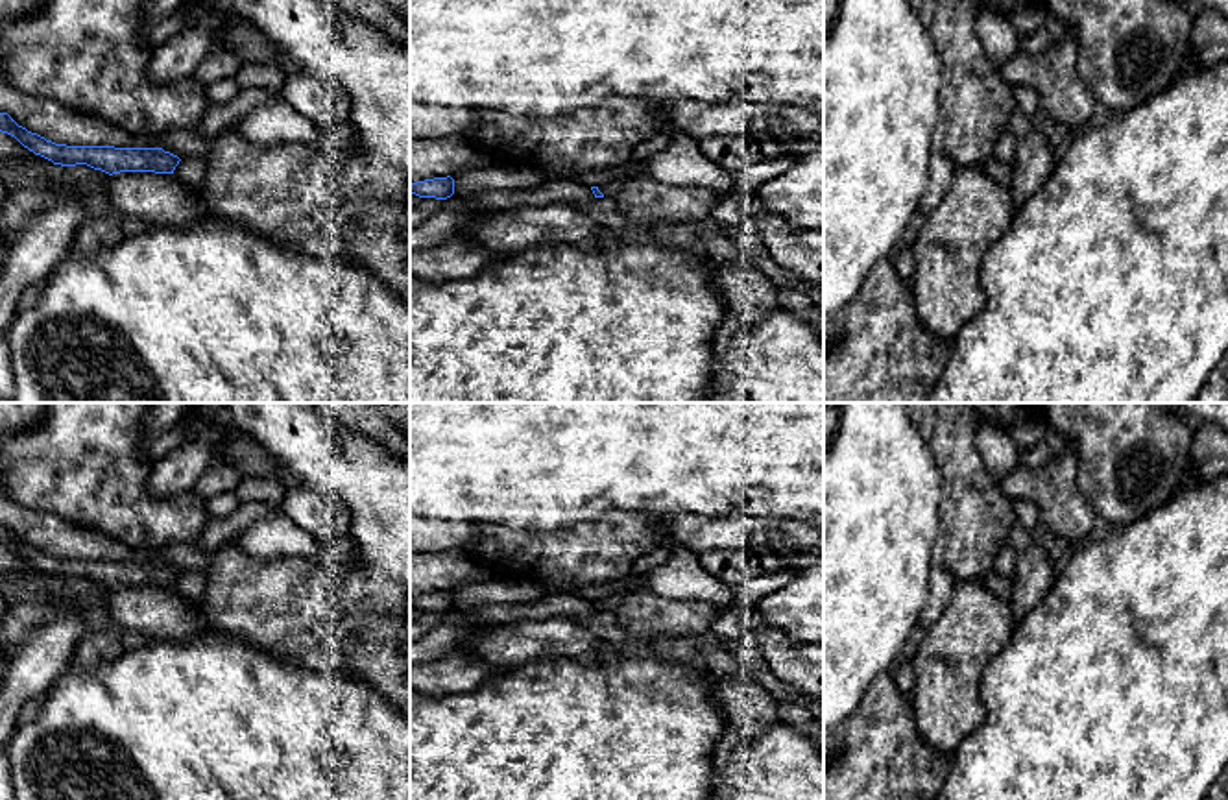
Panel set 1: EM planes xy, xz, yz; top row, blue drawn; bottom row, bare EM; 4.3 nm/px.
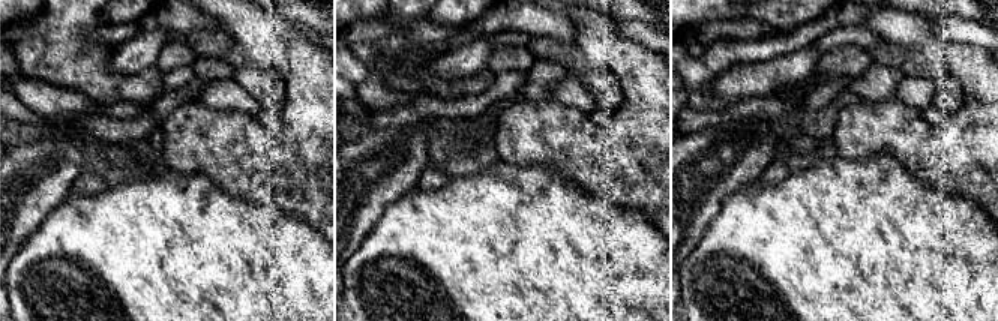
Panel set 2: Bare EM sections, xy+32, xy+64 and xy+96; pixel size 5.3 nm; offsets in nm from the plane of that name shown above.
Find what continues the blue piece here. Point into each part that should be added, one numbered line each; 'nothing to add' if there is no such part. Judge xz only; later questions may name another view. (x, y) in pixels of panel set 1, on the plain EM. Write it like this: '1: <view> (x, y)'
1: xz (612, 603)

